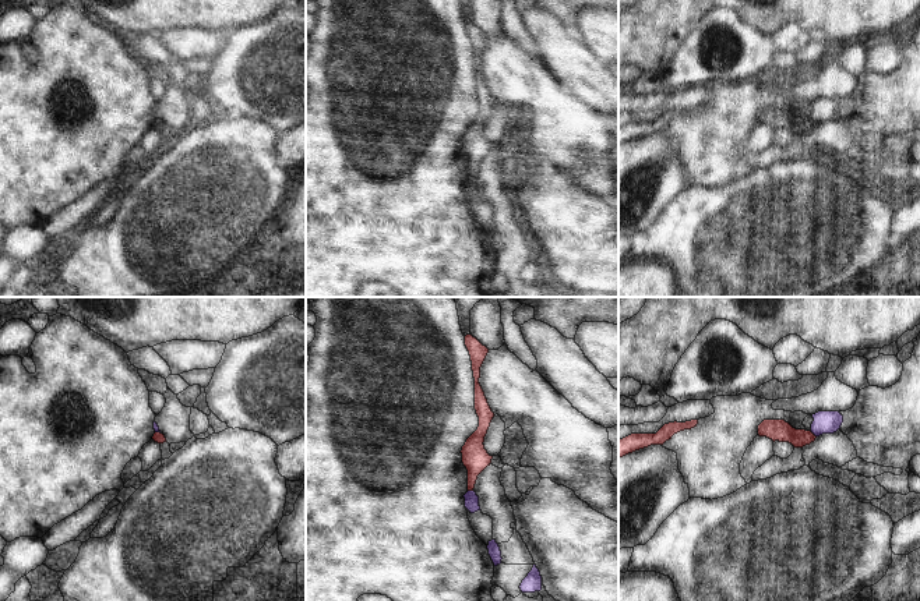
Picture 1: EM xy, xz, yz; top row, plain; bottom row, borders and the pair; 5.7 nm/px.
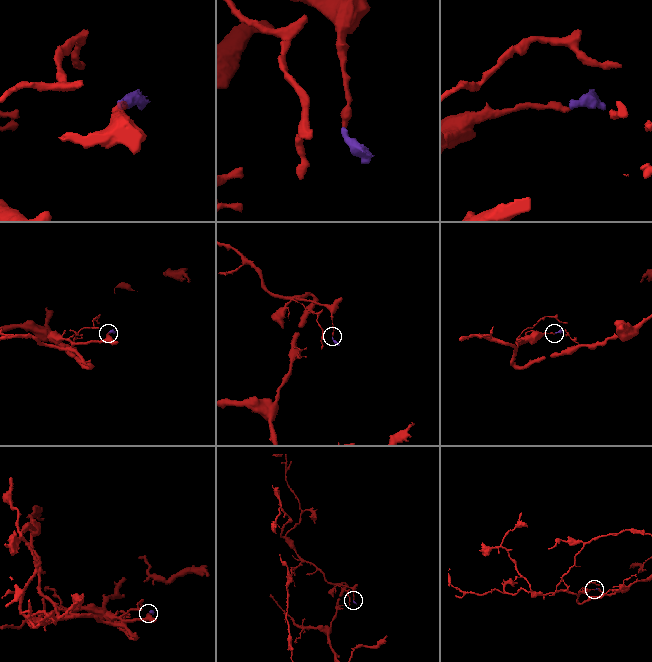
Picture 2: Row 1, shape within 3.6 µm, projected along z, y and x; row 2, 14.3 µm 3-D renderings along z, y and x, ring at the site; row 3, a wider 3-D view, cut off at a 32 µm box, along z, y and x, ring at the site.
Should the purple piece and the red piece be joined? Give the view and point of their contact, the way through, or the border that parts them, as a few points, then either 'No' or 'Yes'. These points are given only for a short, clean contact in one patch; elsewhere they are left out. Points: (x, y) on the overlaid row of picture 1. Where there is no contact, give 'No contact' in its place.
Touches purple at yz (813, 432). Boundary: yz (810, 431), (815, 437). No.

